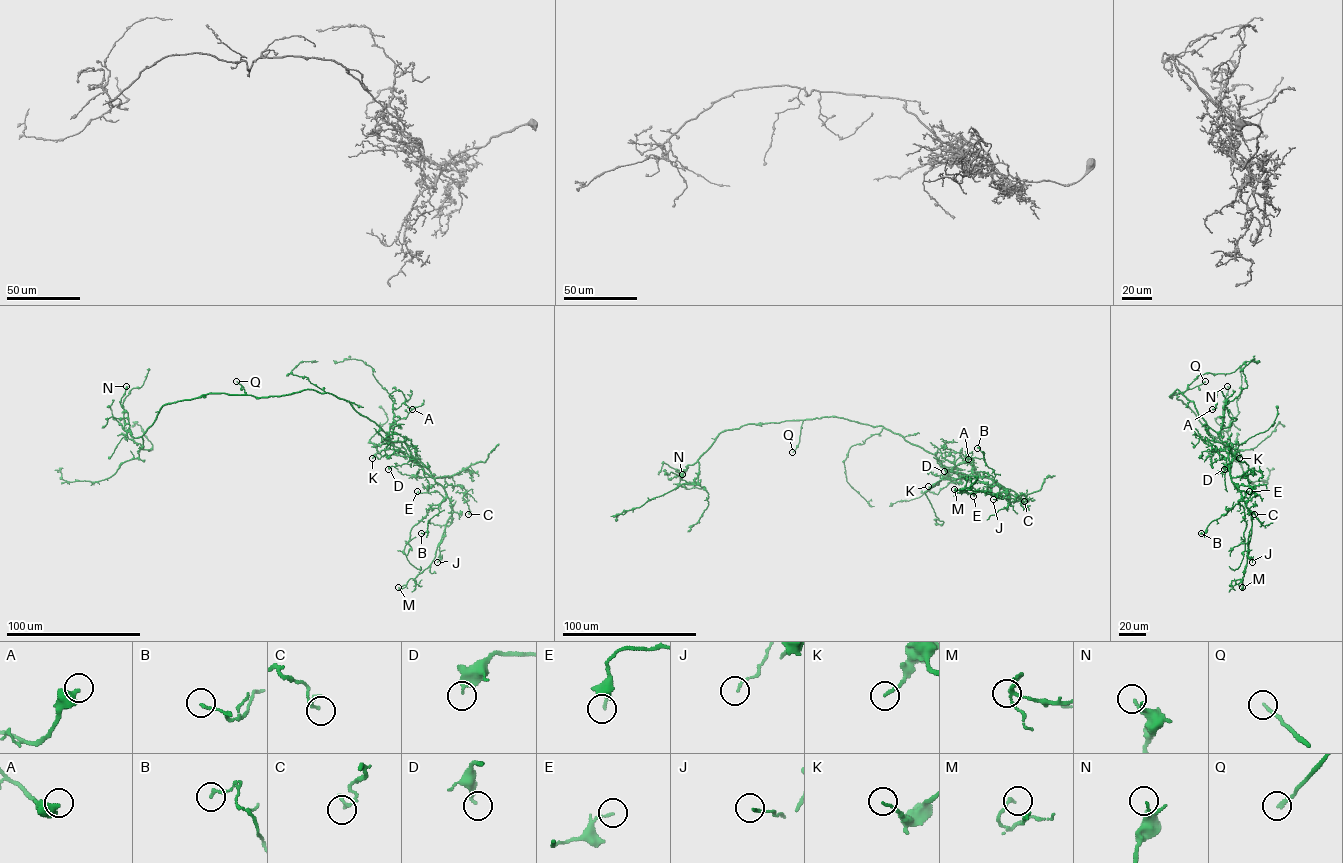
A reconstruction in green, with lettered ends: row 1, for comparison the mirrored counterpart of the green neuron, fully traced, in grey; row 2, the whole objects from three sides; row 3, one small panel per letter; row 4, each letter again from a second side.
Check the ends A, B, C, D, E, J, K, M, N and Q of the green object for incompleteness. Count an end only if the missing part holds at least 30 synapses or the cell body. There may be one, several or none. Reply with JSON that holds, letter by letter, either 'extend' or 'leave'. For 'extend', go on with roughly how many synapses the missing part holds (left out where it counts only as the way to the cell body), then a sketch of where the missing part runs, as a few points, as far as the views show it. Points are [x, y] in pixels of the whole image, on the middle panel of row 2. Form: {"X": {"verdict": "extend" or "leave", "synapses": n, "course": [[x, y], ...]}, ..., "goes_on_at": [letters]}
{"A": {"verdict": "leave"}, "B": {"verdict": "leave"}, "C": {"verdict": "leave"}, "D": {"verdict": "leave"}, "E": {"verdict": "leave"}, "J": {"verdict": "leave"}, "K": {"verdict": "leave"}, "M": {"verdict": "leave"}, "N": {"verdict": "leave"}, "Q": {"verdict": "extend", "synapses": 60, "course": [[792, 452], [784, 462], [782, 477], [762, 499], [749, 504], [721, 496]]}, "goes_on_at": ["Q"]}

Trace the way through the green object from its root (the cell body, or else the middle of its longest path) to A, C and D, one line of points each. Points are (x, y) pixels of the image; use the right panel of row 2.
A: (1176, 389), (1218, 432), (1228, 402), (1222, 390), (1216, 392), (1216, 407), (1212, 409)
C: (1176, 389), (1227, 443), (1231, 480), (1254, 491), (1246, 505), (1254, 514)
D: (1176, 389), (1193, 402), (1198, 414), (1232, 448), (1231, 461), (1226, 463), (1224, 469)

